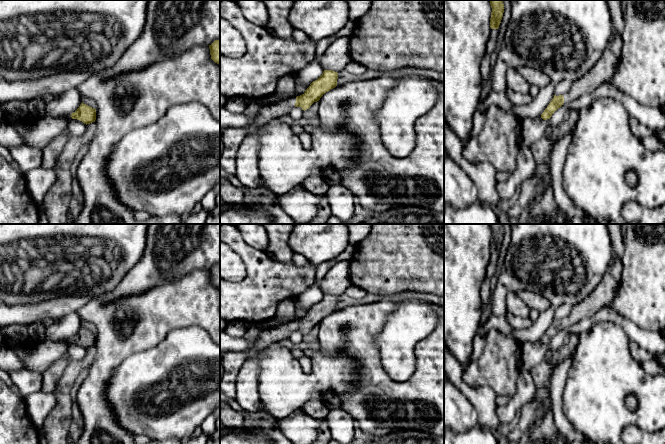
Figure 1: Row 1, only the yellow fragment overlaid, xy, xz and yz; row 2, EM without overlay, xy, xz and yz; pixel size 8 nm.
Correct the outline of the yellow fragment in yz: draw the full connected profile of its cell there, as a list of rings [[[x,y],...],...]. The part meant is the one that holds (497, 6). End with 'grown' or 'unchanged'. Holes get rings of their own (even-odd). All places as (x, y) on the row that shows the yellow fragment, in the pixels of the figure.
[[[489,0],[489,1],[492,8],[490,27],[491,29],[498,29],[504,13],[503,0]]] | unchanged

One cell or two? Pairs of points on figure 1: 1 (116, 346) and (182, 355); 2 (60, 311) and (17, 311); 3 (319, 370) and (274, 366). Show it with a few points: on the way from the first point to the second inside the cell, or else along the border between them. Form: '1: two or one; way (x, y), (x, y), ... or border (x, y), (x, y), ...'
1: two; border (163, 338), (156, 345), (132, 353), (122, 361)
2: one; way (49, 311), (28, 311)
3: one; way (308, 377), (285, 377)

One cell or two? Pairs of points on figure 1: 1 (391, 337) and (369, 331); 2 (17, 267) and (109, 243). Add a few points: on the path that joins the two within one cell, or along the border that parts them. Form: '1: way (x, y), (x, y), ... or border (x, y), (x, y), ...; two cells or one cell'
1: border (391, 313), (376, 338), (379, 356); two cells
2: way (40, 244), (86, 243); one cell

